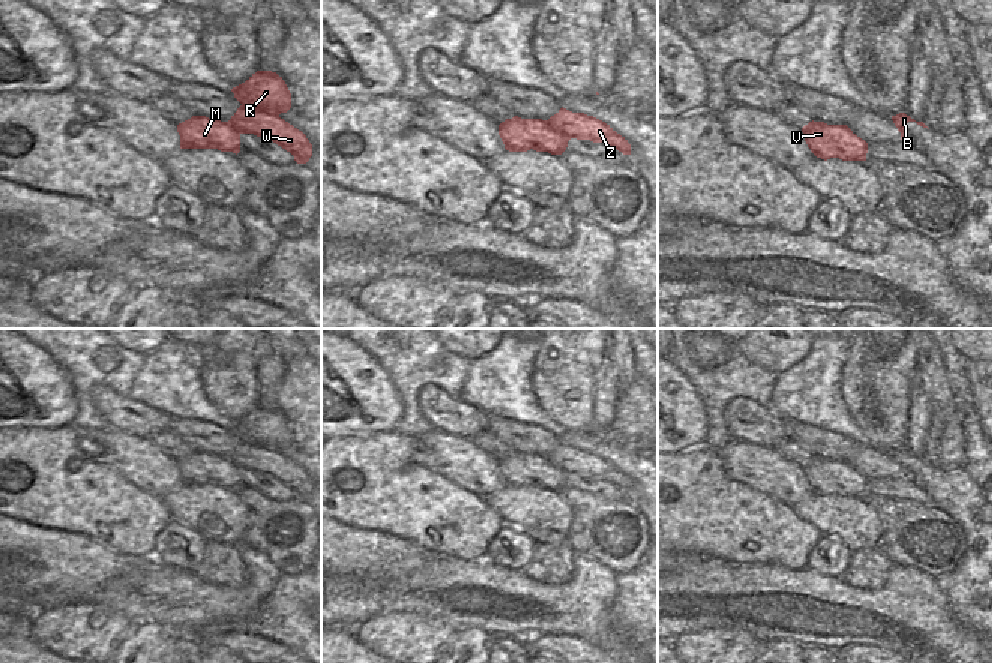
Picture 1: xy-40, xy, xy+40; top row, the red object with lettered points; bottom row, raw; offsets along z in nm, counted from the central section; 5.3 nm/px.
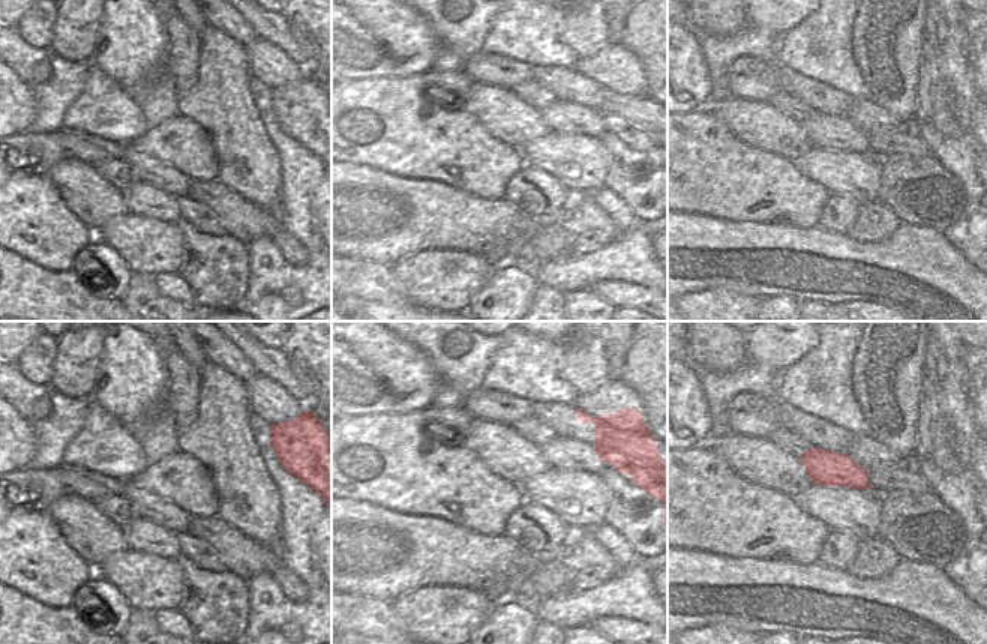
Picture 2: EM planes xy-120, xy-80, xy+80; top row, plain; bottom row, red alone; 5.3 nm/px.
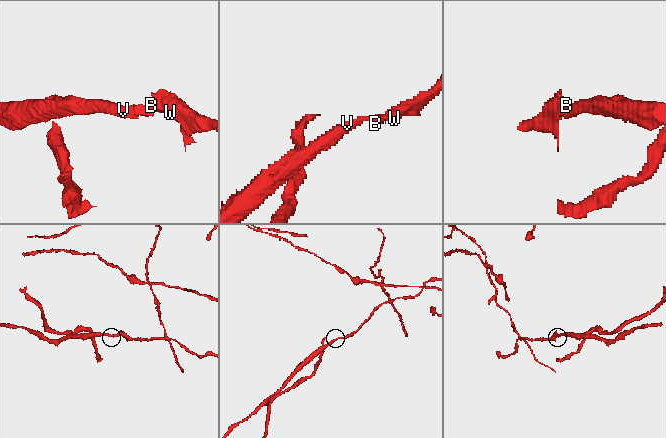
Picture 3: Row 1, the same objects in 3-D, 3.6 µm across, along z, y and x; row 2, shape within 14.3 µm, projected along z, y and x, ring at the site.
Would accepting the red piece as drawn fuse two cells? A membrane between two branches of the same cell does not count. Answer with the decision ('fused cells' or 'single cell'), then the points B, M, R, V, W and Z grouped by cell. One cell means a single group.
fused cells; groups B R W Z / M V

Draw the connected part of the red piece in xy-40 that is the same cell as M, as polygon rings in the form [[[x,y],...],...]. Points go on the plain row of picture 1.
[[[192,452],[177,461],[180,485],[218,485],[221,488],[240,488],[240,468],[228,458]]]

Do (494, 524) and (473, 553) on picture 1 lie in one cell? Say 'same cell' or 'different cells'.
same cell

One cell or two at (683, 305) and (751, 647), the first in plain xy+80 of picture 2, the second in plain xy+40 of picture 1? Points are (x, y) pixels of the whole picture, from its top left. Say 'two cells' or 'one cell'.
one cell

